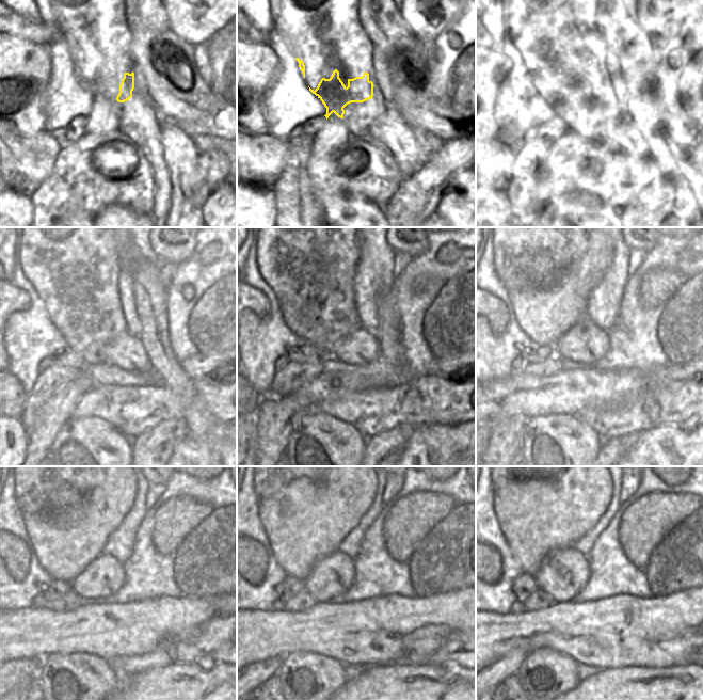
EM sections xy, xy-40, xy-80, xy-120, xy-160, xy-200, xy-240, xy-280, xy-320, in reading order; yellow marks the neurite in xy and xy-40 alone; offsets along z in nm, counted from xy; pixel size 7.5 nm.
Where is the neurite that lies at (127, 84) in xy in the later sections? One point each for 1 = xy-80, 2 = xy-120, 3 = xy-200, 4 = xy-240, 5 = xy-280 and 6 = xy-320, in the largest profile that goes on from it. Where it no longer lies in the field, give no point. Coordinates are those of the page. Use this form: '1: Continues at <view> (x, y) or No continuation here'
1: Continues at xy-80 (561, 83)
2: Continues at xy-120 (81, 327)
3: Continues at xy-200 (544, 318)
4: Continues at xy-240 (64, 553)
5: Continues at xy-280 (306, 521)
6: Continues at xy-320 (538, 515)

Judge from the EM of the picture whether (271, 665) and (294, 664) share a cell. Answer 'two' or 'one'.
two

